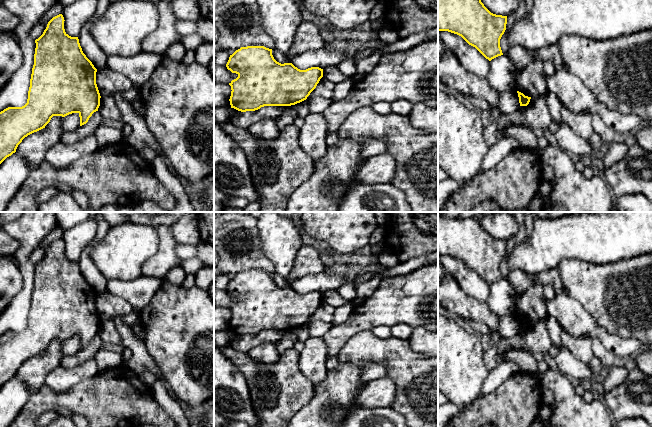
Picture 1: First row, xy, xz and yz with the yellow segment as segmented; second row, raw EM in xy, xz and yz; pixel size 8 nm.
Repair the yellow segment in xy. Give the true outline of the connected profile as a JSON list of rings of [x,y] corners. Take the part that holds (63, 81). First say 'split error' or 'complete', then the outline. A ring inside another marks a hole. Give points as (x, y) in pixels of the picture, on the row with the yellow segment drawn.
complete | [[[62,14],[53,17],[43,34],[35,40],[27,103],[0,112],[0,164],[16,152],[25,137],[45,128],[53,116],[78,113],[82,126],[98,111],[101,96],[96,84],[97,69],[83,53],[78,37],[71,37],[65,32],[64,21]]]

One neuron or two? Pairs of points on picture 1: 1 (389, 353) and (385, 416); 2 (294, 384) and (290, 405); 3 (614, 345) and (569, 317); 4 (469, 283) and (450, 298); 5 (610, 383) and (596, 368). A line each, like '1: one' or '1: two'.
1: two
2: one
3: one
4: two
5: two

